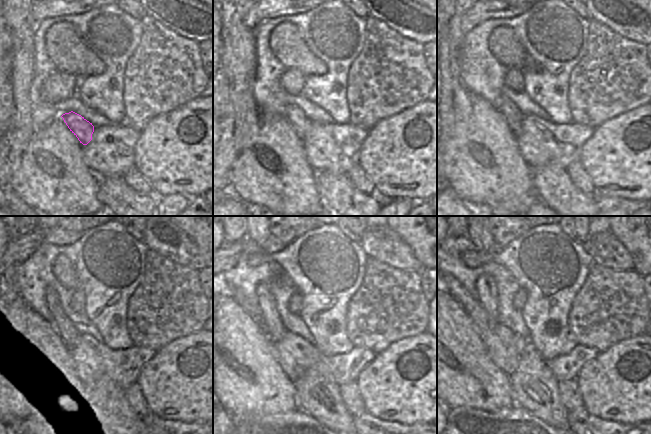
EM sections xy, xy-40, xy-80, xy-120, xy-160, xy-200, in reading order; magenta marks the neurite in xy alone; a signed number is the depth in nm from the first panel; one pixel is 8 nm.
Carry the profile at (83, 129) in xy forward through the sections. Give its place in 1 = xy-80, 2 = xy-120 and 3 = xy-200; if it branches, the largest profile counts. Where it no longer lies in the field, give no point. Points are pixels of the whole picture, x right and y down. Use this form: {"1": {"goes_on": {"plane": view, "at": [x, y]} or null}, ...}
{"1": {"goes_on": {"plane": "xy-80", "at": [514, 116]}}, "2": {"goes_on": {"plane": "xy-120", "at": [61, 324]}}, "3": {"goes_on": {"plane": "xy-200", "at": [486, 293]}}}

